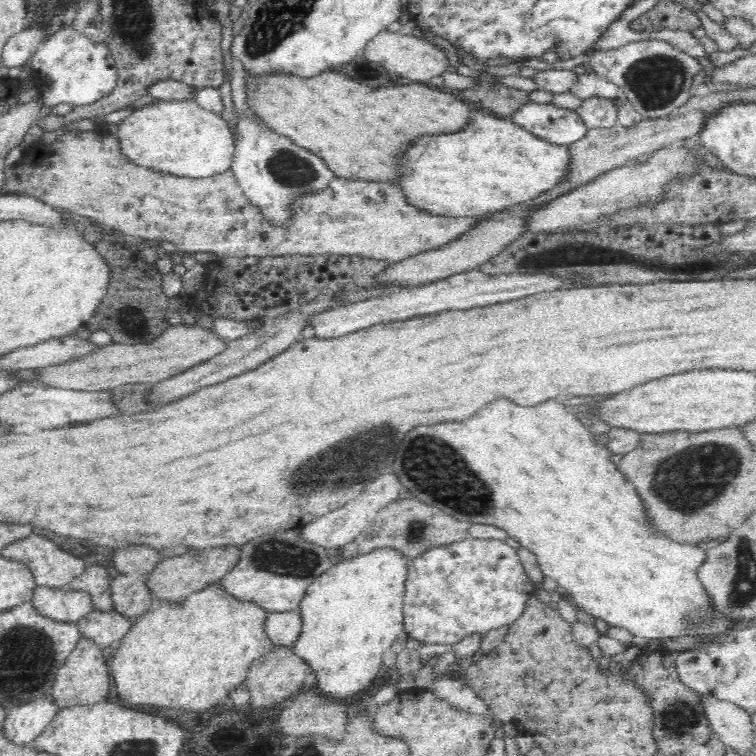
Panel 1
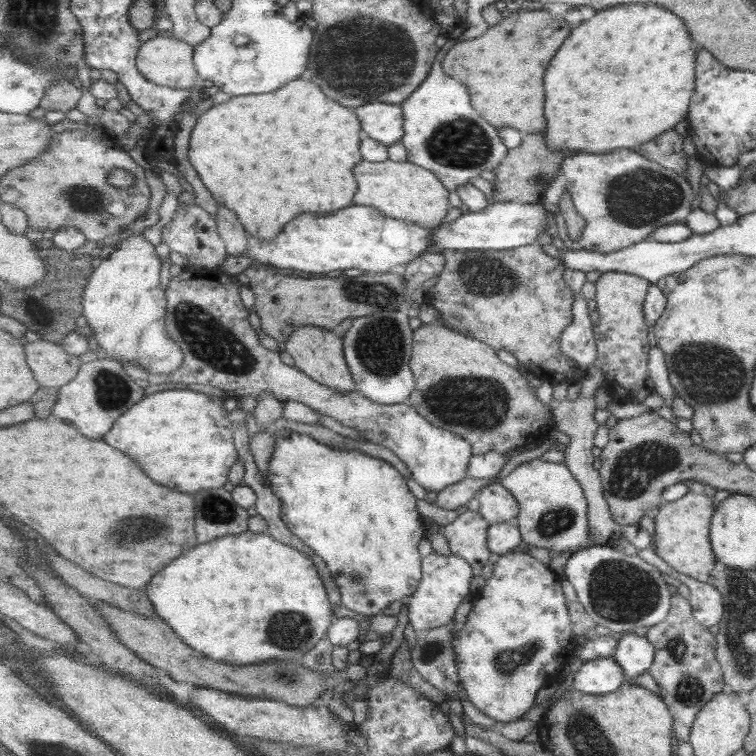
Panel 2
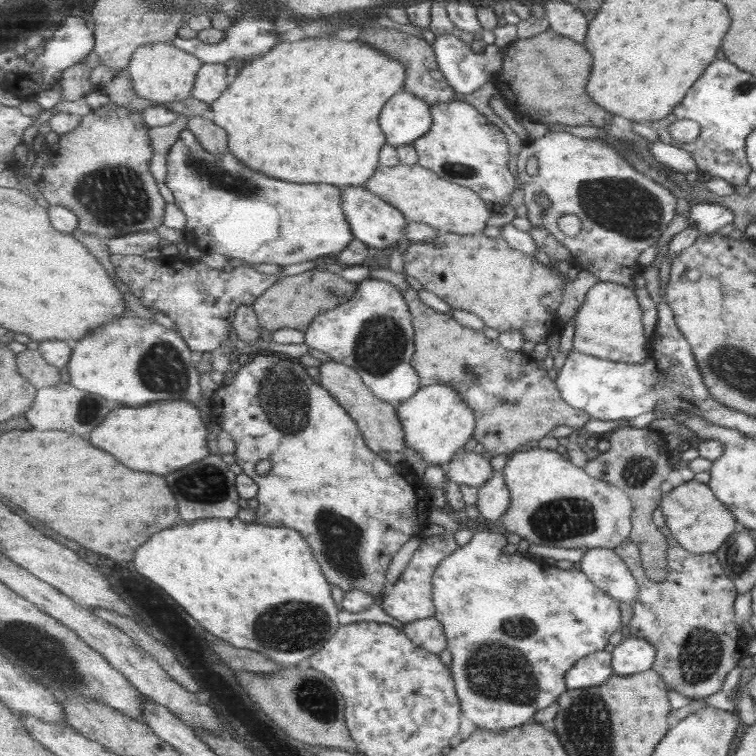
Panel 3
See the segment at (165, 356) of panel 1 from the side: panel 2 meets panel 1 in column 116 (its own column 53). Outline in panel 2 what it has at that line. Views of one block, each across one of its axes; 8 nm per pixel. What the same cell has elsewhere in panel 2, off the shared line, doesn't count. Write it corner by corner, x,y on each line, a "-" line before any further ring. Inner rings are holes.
41,339
25,346
29,366
43,387
69,384
82,365
77,355
71,355
61,345

